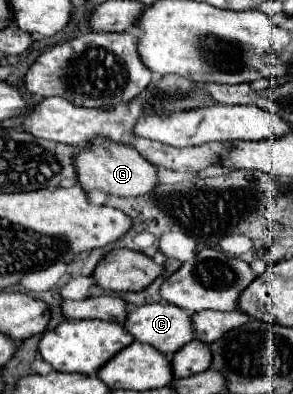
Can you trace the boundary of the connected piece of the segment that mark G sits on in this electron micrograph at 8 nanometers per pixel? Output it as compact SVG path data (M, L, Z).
M93 140L91 150L81 152L81 156L77 156L77 172L79 184L83 184L85 190L101 190L105 194L121 198L143 196L159 186L157 168L153 164L143 160L133 148L109 140Z

